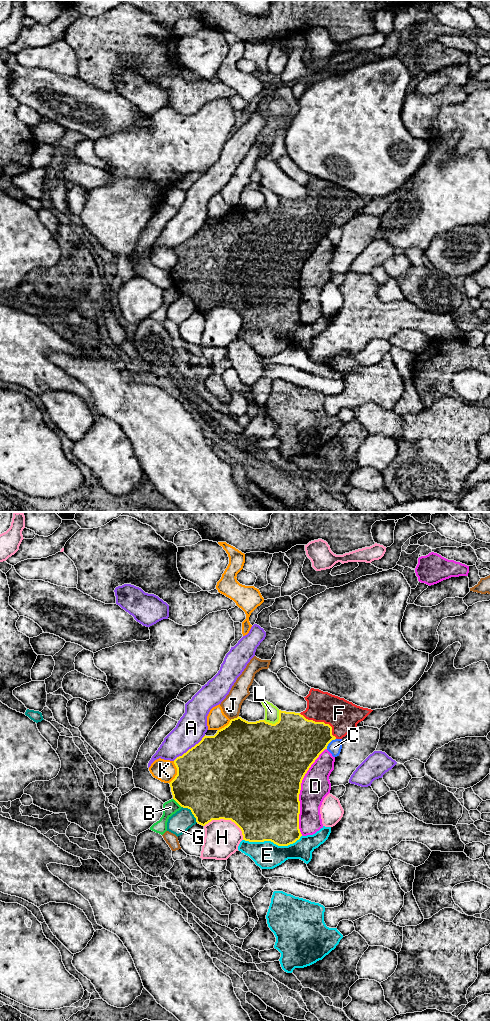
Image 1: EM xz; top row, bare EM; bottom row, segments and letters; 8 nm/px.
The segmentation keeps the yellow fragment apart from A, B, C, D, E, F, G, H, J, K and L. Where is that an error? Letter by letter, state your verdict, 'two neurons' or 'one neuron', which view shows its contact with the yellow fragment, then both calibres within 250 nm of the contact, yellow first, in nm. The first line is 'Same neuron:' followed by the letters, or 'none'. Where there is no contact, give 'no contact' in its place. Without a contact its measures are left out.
Same neuron: F
A: two neurons; contact in xz; calibres 500 and 240 nm
B: two neurons; contact in xz; calibres 440 and 120 nm
C: two neurons; contact in xz; calibres 400 and 110 nm
D: two neurons; contact in xz; calibres 500 and 240 nm
E: two neurons; contact in xz; calibres 480 and 220 nm
F: one neuron; contact in xz; calibres 400 and 260 nm
G: two neurons; contact in xz; calibres 500 and 170 nm
H: two neurons; contact in xz; calibres 500 and 280 nm
J: two neurons; contact in xz; calibres 440 and 160 nm
K: two neurons; contact in xz; calibres 500 and 180 nm
L: two neurons; contact in xz; calibres 480 and 110 nm

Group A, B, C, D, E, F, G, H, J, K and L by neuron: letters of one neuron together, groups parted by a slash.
A / B J / C / D / E / F / G / H K L

